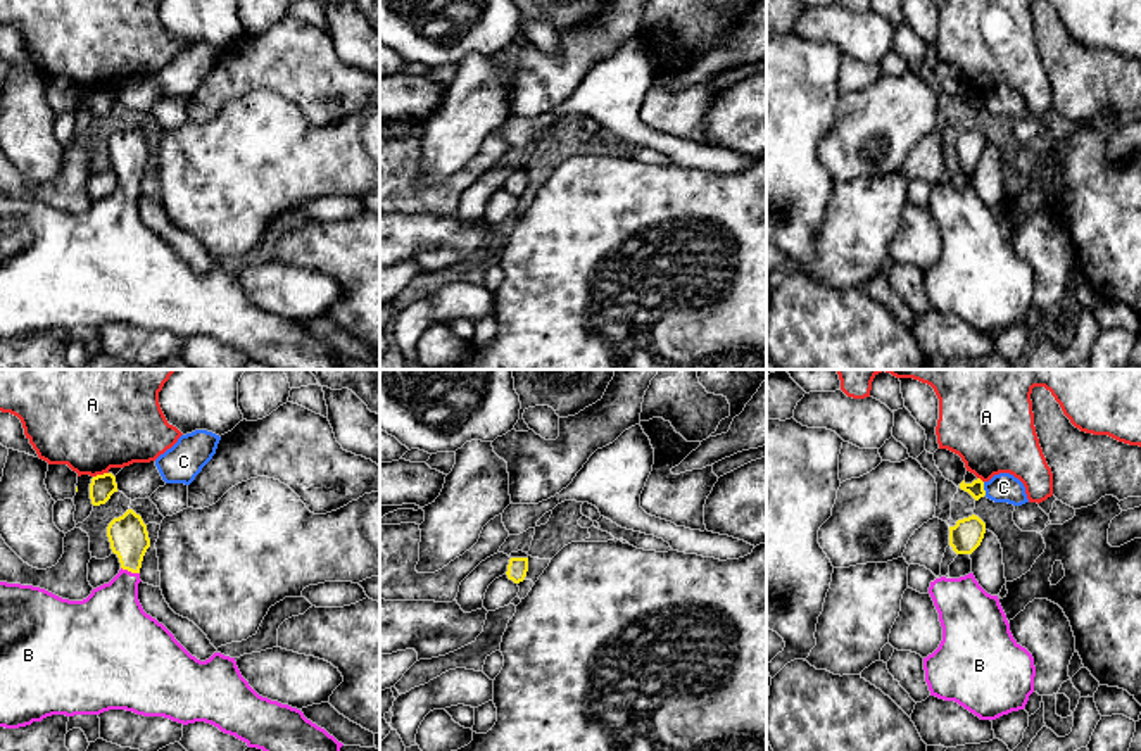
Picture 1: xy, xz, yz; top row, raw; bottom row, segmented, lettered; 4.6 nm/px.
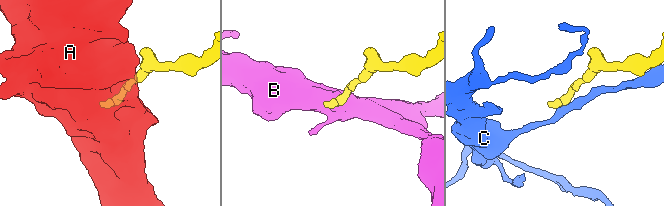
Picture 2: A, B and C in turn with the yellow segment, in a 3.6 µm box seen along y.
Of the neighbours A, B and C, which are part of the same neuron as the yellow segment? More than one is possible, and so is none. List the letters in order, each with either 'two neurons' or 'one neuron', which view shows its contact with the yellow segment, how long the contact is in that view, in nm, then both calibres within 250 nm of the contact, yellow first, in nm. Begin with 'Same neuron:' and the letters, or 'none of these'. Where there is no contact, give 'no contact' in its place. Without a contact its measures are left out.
Same neuron: B
A: two neurons; meets yellow in xy; contact 80 nm long; 110 nm thick on the yellow side, 460 nm on the other
B: one neuron; meets yellow in xy; contact 90 nm long; 180 nm thick on the yellow side, 320 nm on the other
C: two neurons; meets yellow in yz; contact 70 nm long; 80 nm thick on the yellow side, 140 nm on the other

